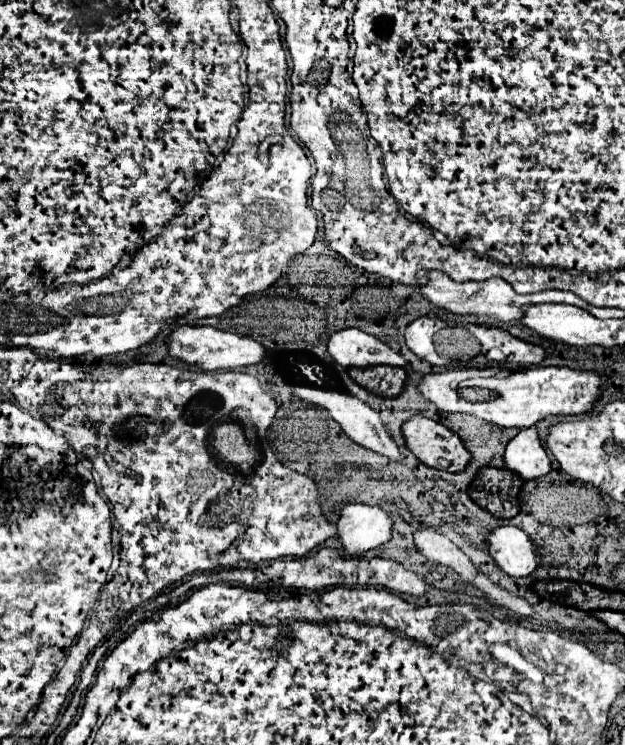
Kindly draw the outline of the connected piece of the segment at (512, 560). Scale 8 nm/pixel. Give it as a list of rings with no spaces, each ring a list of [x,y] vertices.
[[[502,526],[488,532],[486,546],[496,566],[514,578],[532,574],[540,562],[534,542],[516,526]]]

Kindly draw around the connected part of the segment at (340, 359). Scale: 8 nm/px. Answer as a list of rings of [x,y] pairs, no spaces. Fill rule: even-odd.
[[[346,328],[338,330],[328,338],[328,354],[332,360],[344,368],[368,368],[378,364],[388,366],[404,366],[404,358],[388,348],[378,338],[358,330],[358,328]]]

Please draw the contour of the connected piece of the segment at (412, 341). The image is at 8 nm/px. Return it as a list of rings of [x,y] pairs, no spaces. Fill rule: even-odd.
[[[422,316],[416,318],[406,326],[406,344],[408,348],[422,360],[430,362],[432,366],[446,366],[454,360],[444,358],[436,352],[434,336],[444,328],[444,320],[436,316]]]

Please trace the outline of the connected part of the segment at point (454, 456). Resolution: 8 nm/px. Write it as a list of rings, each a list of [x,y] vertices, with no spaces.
[[[420,414],[402,424],[402,436],[406,448],[430,468],[460,472],[470,460],[462,440],[452,430]]]

